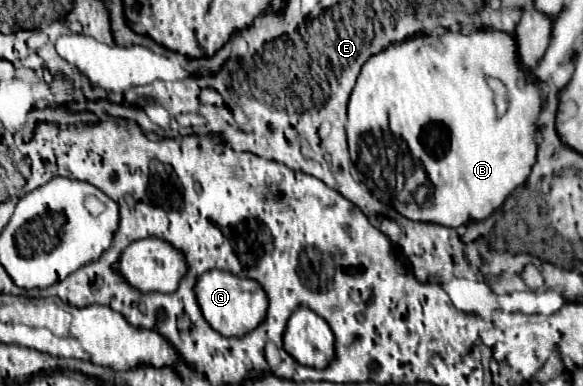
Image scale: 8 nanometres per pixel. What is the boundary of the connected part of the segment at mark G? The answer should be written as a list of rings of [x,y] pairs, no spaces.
[[[212,269],[202,273],[194,285],[194,295],[200,305],[202,317],[208,321],[208,325],[226,337],[246,335],[246,331],[258,327],[258,323],[262,323],[262,319],[266,317],[268,299],[262,287],[258,287],[258,283],[254,283],[252,279],[236,277],[228,271]]]

